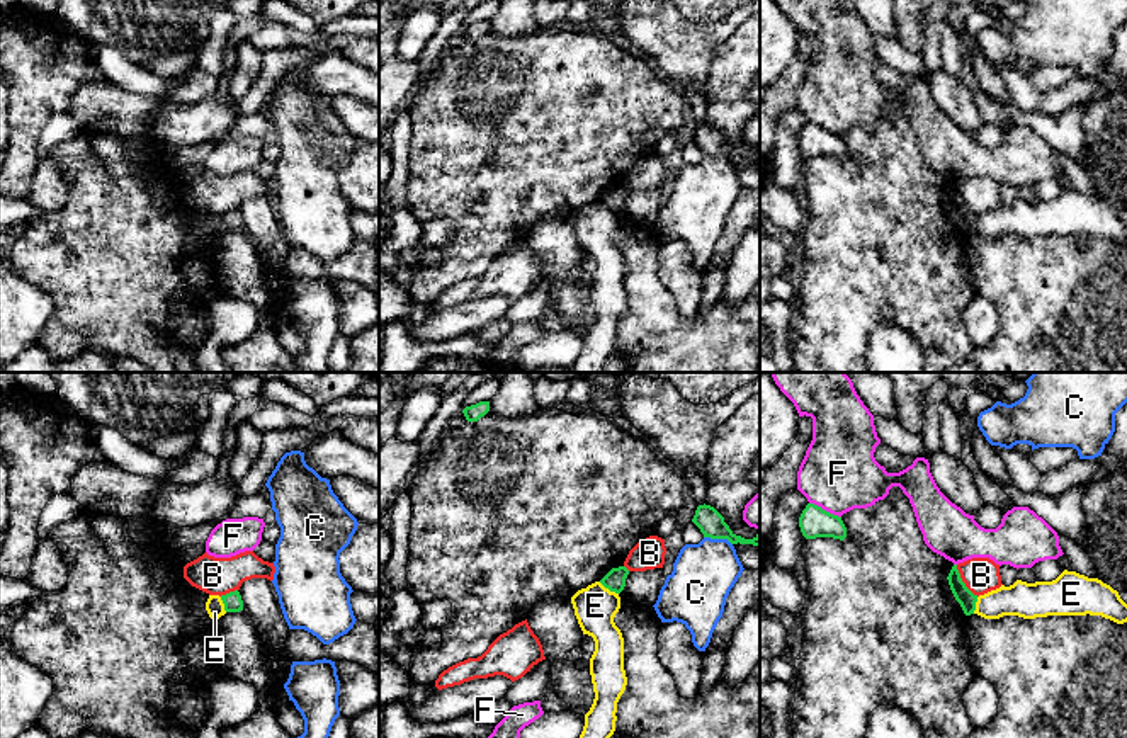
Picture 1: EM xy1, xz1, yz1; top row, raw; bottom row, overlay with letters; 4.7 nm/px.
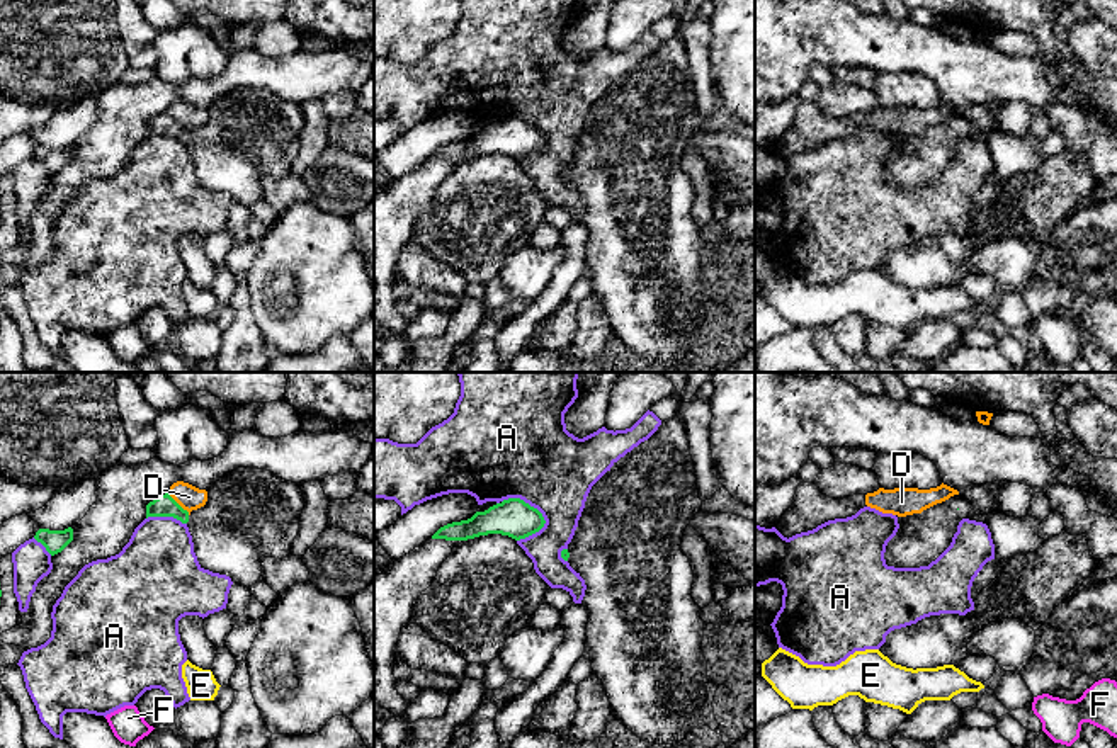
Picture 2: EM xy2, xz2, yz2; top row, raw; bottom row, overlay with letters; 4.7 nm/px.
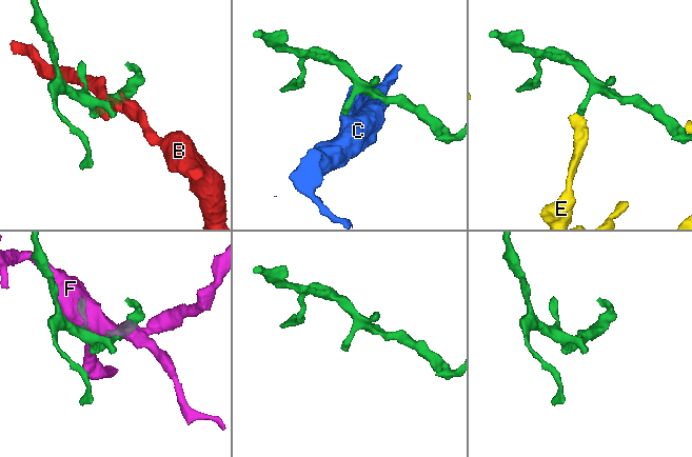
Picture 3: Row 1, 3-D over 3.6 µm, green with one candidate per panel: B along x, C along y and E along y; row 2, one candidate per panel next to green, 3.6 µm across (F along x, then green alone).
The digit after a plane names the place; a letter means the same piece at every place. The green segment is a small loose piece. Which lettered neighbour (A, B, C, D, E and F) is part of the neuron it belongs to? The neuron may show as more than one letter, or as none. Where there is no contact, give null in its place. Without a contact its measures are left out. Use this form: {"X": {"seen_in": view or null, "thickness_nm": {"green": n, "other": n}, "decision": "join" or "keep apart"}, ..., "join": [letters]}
{"A": {"seen_in": "xz2", "thickness_nm": {"green": 180, "other": 460}, "decision": "keep apart"}, "B": {"seen_in": "yz1", "thickness_nm": {"green": 80, "other": 170}, "decision": "keep apart"}, "C": {"seen_in": "xz1", "thickness_nm": {"green": 120, "other": 300}, "decision": "keep apart"}, "D": {"seen_in": "xy2", "thickness_nm": {"green": 100, "other": 120}, "decision": "keep apart"}, "E": {"seen_in": "xz1", "thickness_nm": {"green": 100, "other": 200}, "decision": "keep apart"}, "F": {"seen_in": "yz1", "thickness_nm": {"green": 140, "other": 360}, "decision": "keep apart"}, "join": []}

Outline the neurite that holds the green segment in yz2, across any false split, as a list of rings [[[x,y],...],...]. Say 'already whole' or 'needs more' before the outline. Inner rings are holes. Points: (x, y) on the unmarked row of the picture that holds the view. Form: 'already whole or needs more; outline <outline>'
needs more; outline [[[954,114],[921,133],[898,136],[899,148],[886,165],[886,184],[894,187],[928,185],[950,165],[962,138],[988,144],[998,131],[1000,122],[991,133],[976,134],[969,119]]]

